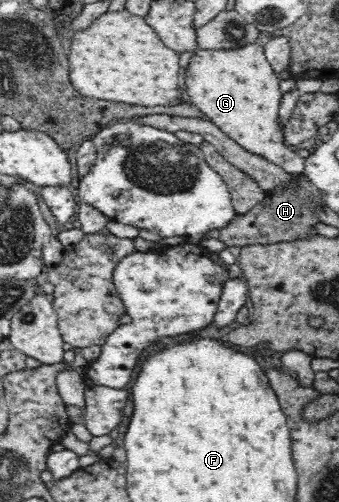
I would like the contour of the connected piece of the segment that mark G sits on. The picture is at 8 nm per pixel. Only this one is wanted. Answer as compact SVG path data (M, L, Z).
M252 42L237 48L195 50L183 81L190 103L240 146L263 155L291 174L303 173L305 159L283 142L282 125L277 122L282 99L278 88L280 77L273 72L264 46Z

